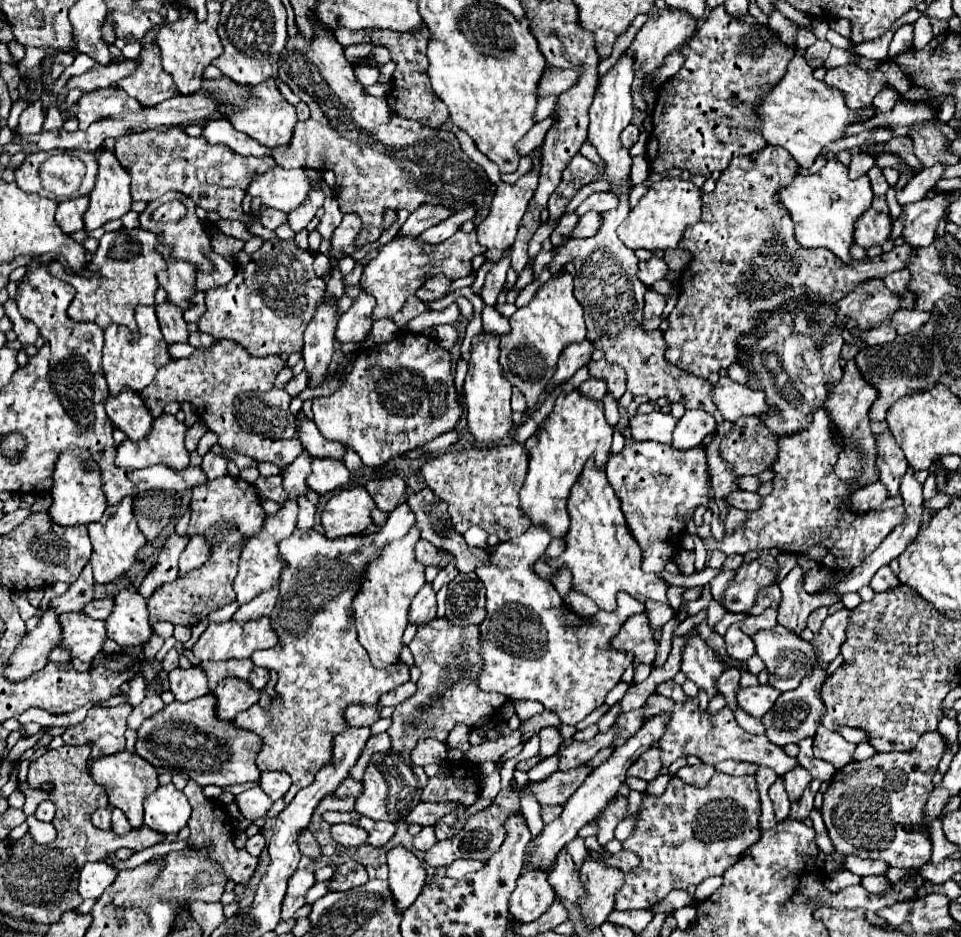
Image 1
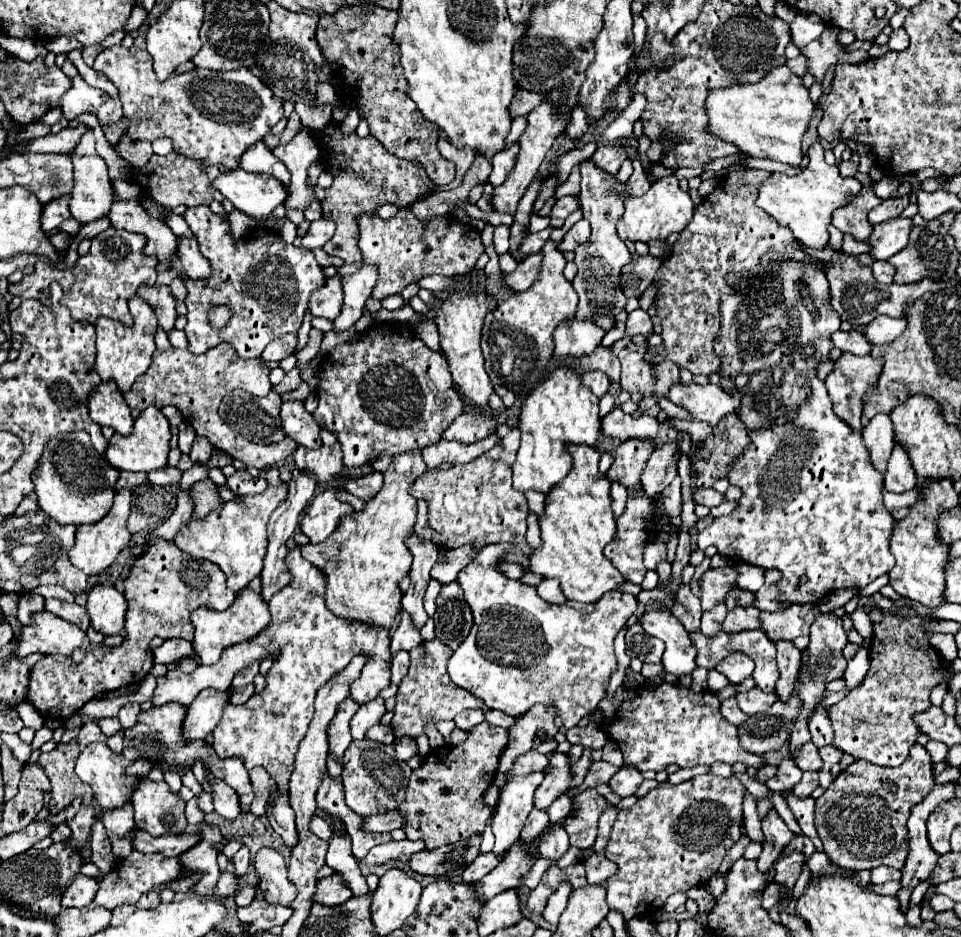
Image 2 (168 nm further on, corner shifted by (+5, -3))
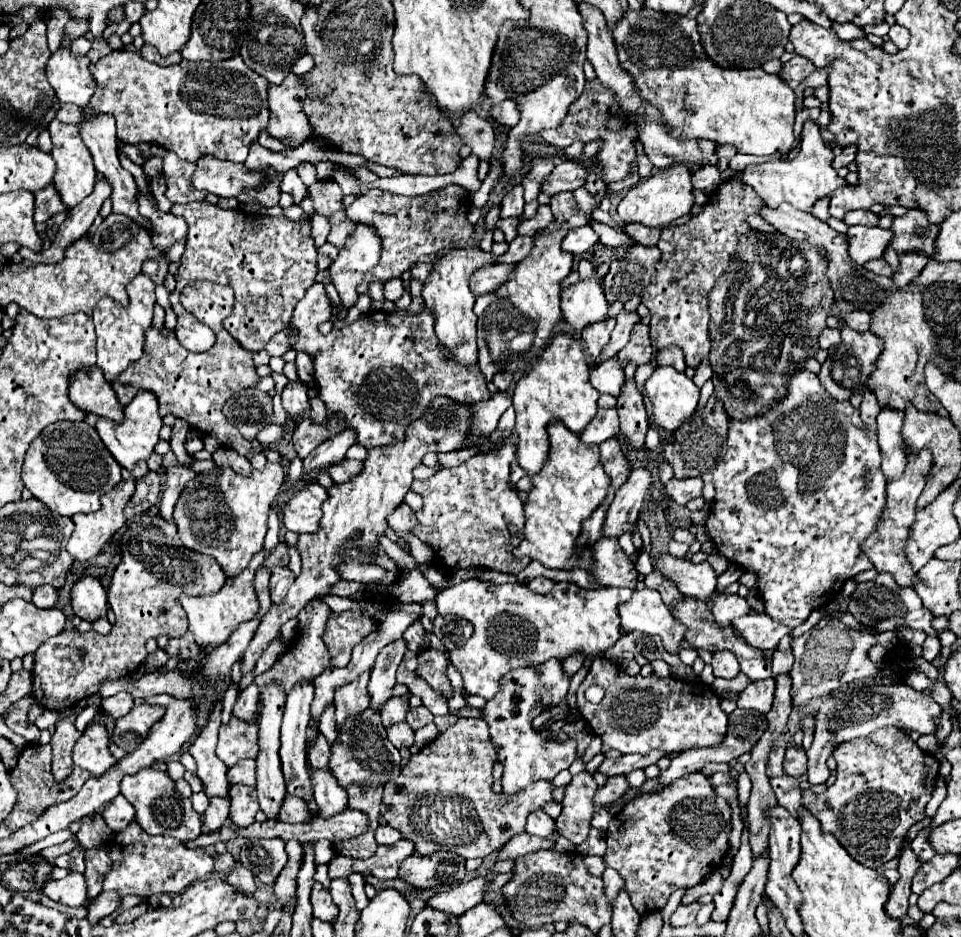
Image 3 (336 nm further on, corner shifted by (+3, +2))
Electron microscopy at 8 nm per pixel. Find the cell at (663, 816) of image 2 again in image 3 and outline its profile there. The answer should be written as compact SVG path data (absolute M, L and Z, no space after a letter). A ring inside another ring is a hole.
M690 773L660 793L644 793L610 819L604 861L620 873L640 915L660 911L680 887L694 887L716 871L728 851L730 807L710 787L708 777Z

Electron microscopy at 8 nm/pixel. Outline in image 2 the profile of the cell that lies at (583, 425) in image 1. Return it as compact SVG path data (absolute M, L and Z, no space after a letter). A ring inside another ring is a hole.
M554 370L550 378L534 388L534 392L526 398L520 412L520 432L522 442L518 458L512 466L514 488L518 492L536 490L548 494L560 480L568 476L572 468L572 456L568 452L570 444L598 446L598 440L602 436L598 398L580 384L580 376L572 370Z

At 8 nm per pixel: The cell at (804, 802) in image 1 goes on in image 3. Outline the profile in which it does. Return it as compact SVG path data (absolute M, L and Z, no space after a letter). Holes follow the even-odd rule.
M854 681L854 685L846 685L846 689L838 689L838 693L830 693L818 707L814 719L814 741L812 747L806 751L808 757L808 783L810 785L820 785L826 783L830 777L830 771L826 767L826 759L830 753L836 749L836 745L856 739L856 737L866 737L872 731L880 727L898 727L904 731L918 731L920 735L924 733L934 733L936 731L936 719L940 717L942 707L908 687L906 683L902 685L892 685L892 687L882 687L882 685L870 685L868 681Z

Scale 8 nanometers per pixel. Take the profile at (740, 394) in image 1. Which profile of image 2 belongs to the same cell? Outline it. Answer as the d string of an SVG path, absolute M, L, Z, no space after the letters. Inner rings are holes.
M676 384L670 388L668 398L684 406L696 420L716 426L726 414L740 410L740 400L724 392L718 384Z

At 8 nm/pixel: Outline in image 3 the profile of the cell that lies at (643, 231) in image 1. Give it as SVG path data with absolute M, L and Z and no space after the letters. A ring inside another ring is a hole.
M672 165L664 171L660 169L646 181L632 187L624 199L618 203L618 219L622 223L642 223L646 227L666 227L670 221L688 215L690 207L694 205L692 195L692 173L686 165Z

